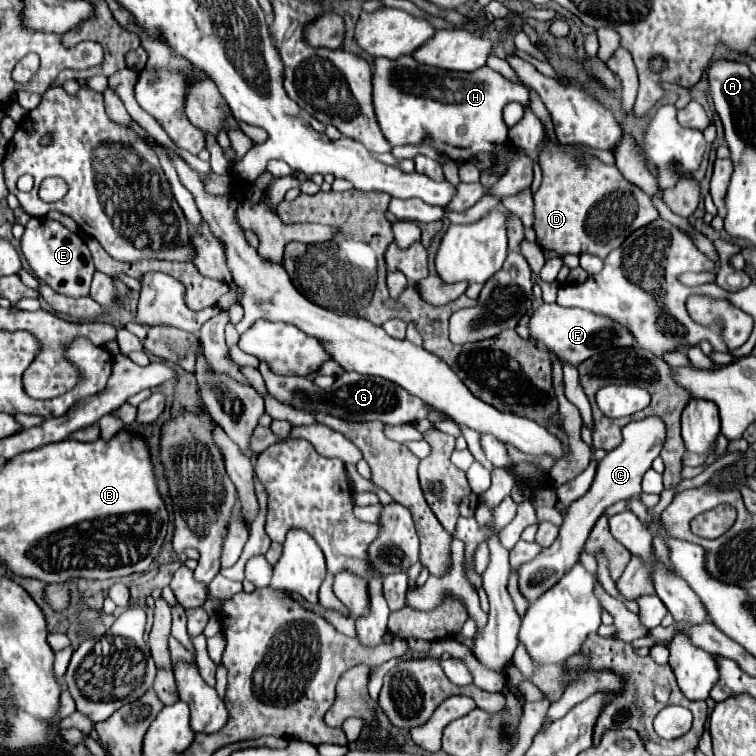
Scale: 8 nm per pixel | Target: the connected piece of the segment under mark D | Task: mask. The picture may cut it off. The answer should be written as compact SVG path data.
M546 131L544 138L546 143L539 155L543 183L533 195L533 229L541 247L553 249L559 255L593 253L605 259L633 231L659 219L651 197L633 187L615 165L605 165L601 159L571 145L555 144Z

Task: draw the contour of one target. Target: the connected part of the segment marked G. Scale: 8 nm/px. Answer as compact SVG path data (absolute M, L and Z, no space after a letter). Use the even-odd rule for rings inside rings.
M265 361L259 363L259 371L263 373L267 391L281 399L281 403L289 403L301 411L323 411L337 415L347 421L385 421L391 425L403 425L413 423L417 419L427 417L427 407L421 399L409 395L403 387L397 387L395 383L389 383L381 377L365 377L359 373L343 373L335 379L335 383L329 387L329 391L321 391L313 385L309 379L297 379L297 377L281 377L269 371L269 365Z

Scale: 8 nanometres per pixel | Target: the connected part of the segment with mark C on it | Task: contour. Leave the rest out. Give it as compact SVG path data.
M649 415L645 419L631 421L623 427L623 443L617 449L609 451L601 459L591 489L581 499L577 499L575 503L569 505L569 511L563 519L563 525L561 525L561 531L559 531L559 537L555 539L555 543L551 547L547 547L545 551L541 551L541 555L537 559L533 559L531 563L523 565L517 571L519 573L519 591L525 595L527 601L535 601L539 595L543 595L549 587L553 587L567 573L567 569L571 565L577 563L593 525L603 515L603 509L611 507L613 503L617 503L621 499L641 493L643 473L647 469L651 469L651 461L661 453L665 435L667 435L667 425L657 415Z

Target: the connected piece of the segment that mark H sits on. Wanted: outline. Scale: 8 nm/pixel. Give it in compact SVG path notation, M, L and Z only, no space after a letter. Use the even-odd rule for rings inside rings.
M411 55L393 61L385 57L375 59L373 107L385 139L393 147L421 145L429 141L433 149L457 163L473 161L481 153L493 155L497 161L505 161L506 174L490 189L490 194L499 198L517 195L533 183L531 159L525 155L507 155L513 151L507 137L507 125L503 121L503 107L511 101L527 105L529 91L523 85L509 83L501 73L489 67L481 67L473 73L459 73L417 63Z

